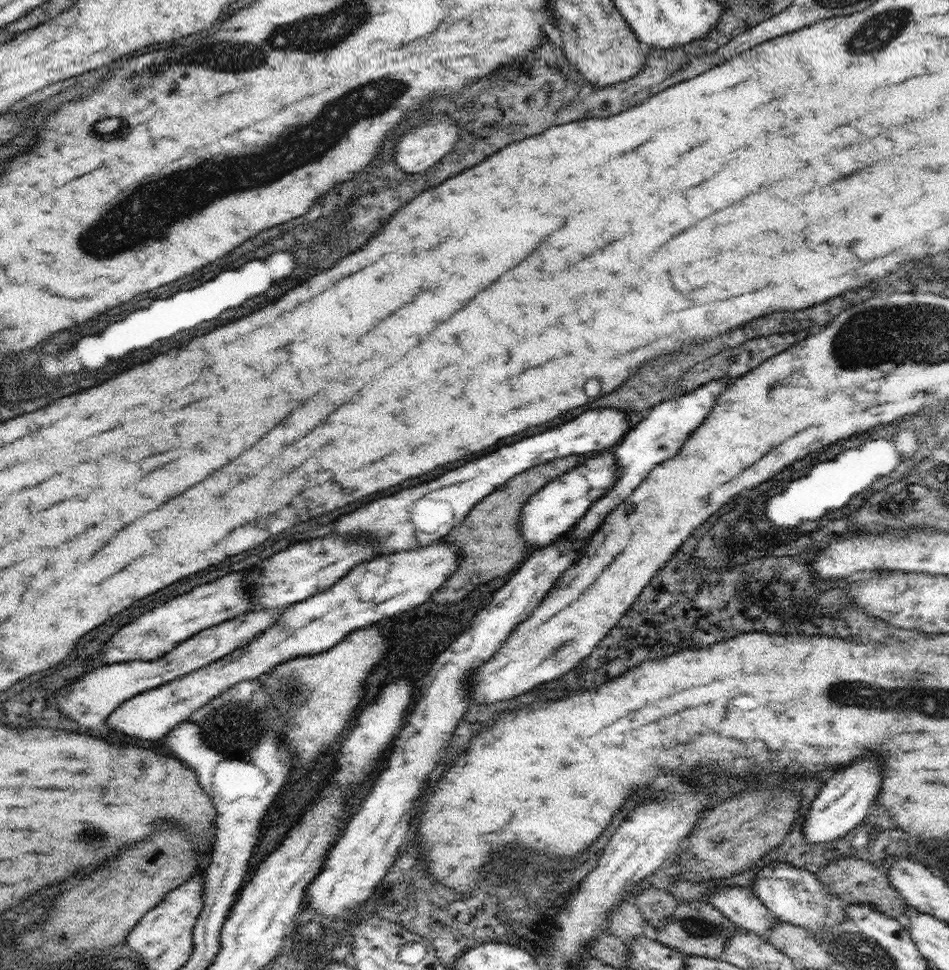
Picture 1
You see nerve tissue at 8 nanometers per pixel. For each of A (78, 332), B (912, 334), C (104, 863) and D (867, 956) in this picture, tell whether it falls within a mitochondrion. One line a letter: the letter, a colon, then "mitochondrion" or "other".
A: other
B: mitochondrion
C: other
D: mitochondrion

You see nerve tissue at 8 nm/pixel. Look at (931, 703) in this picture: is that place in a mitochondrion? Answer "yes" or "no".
yes

